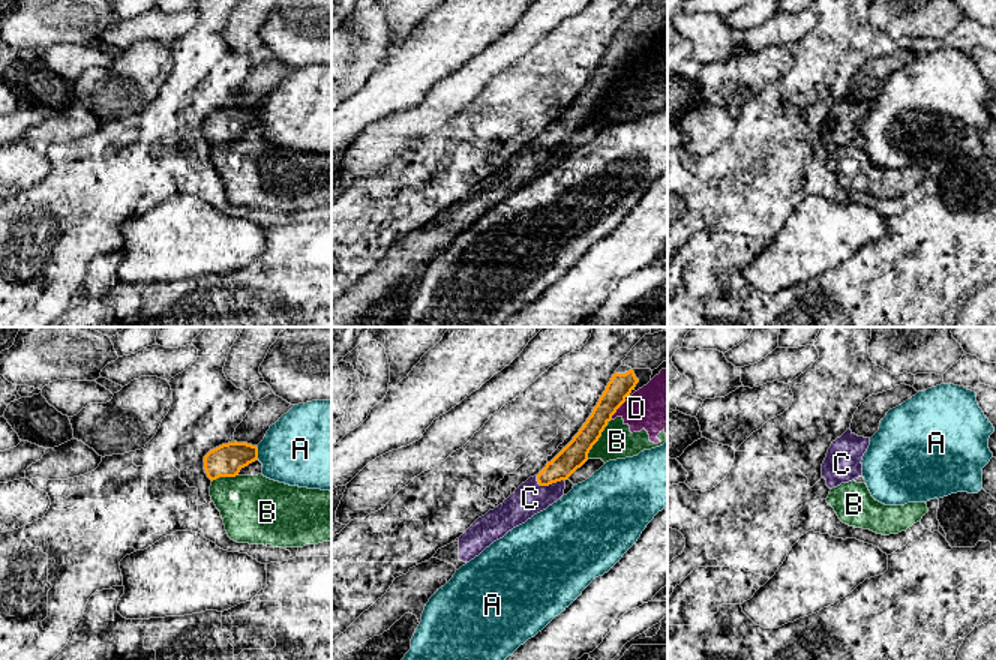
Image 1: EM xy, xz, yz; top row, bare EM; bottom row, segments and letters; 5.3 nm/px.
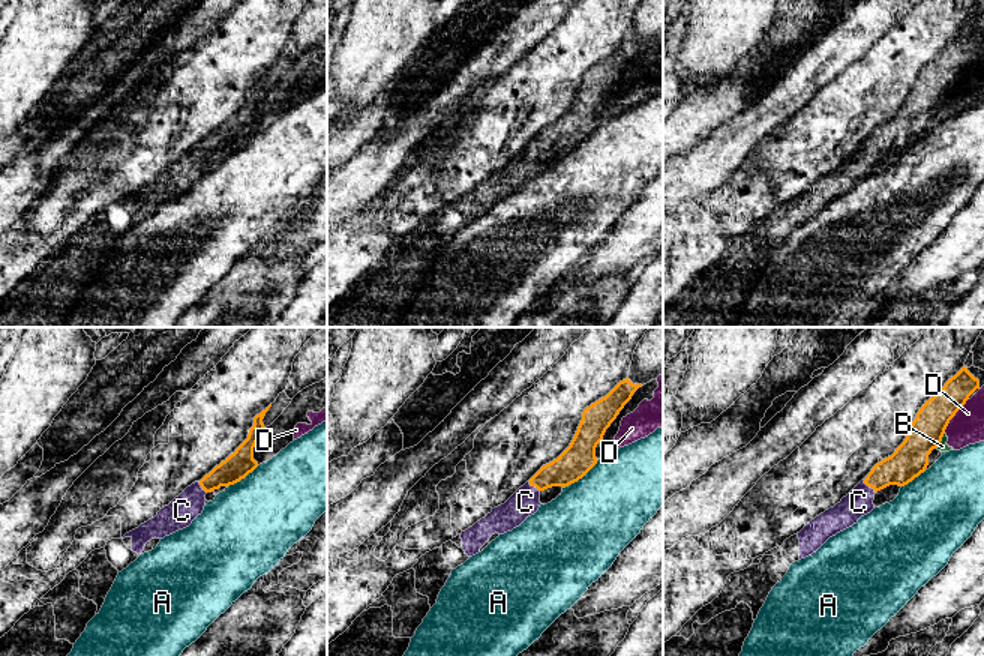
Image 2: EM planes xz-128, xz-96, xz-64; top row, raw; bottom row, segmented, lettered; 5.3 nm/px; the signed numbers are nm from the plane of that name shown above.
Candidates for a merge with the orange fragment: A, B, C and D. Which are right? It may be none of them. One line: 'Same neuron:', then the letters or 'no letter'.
Same neuron: C

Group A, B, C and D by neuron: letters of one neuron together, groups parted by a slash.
A / B D / C

